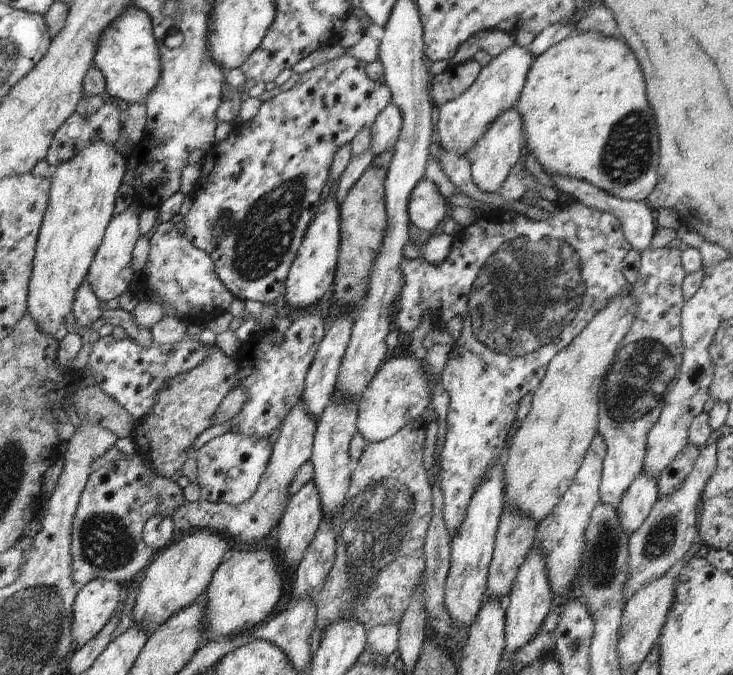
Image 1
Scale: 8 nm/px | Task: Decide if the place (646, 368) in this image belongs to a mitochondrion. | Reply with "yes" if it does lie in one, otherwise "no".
yes

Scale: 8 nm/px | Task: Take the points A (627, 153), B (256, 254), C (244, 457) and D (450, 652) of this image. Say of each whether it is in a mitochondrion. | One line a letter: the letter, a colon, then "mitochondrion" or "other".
A: mitochondrion
B: mitochondrion
C: other
D: other

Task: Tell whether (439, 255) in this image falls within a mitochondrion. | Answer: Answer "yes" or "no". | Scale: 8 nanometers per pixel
no

